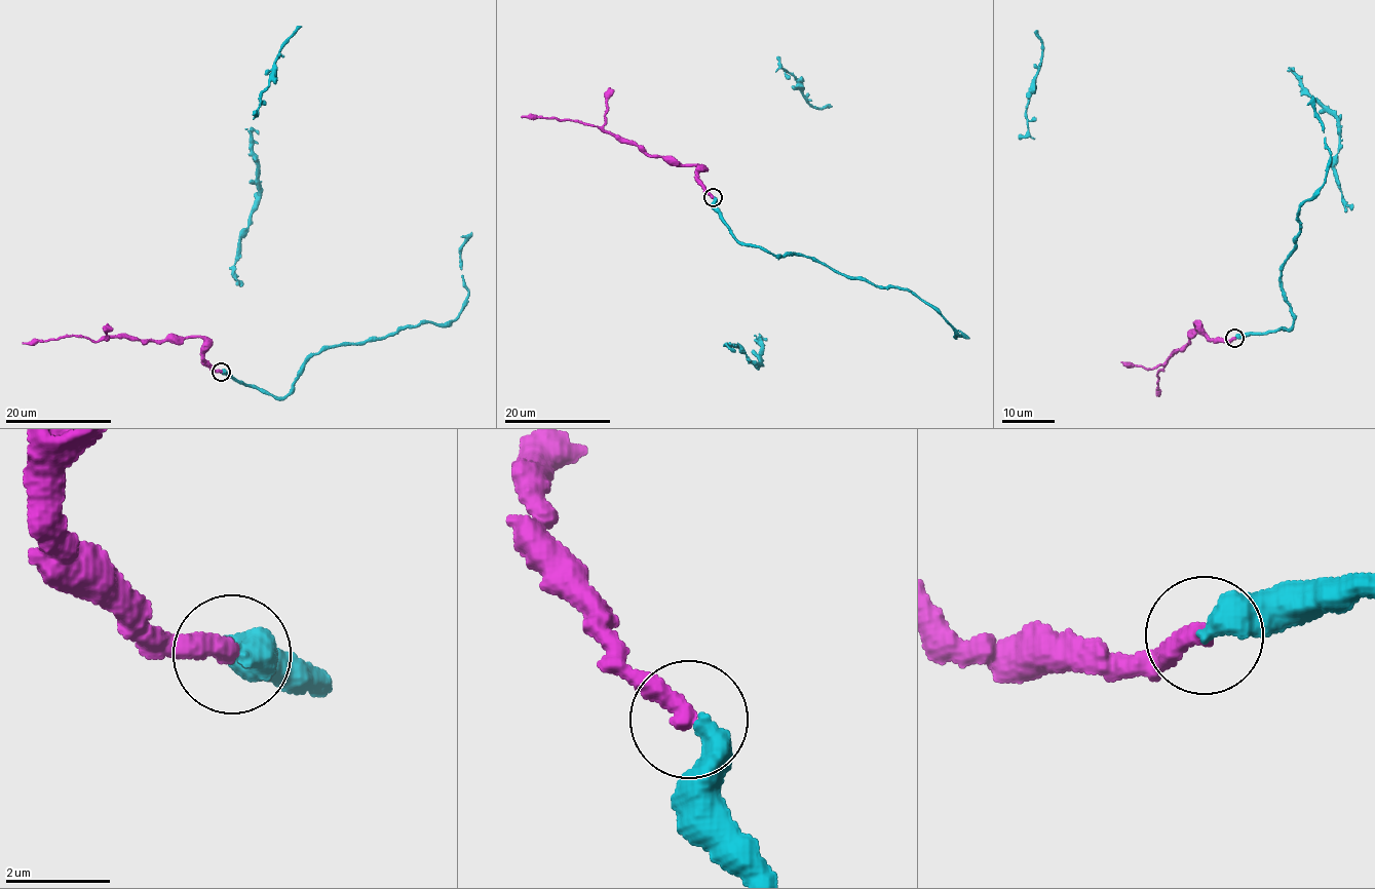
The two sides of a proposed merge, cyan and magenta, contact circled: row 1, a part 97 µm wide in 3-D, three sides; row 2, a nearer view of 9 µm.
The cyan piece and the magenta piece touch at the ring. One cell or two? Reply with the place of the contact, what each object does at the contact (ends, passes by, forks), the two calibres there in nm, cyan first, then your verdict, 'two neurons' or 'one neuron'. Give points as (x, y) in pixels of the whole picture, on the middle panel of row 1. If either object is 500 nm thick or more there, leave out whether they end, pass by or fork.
place (713, 197); calibres 550 and 400 nm; one neuron

